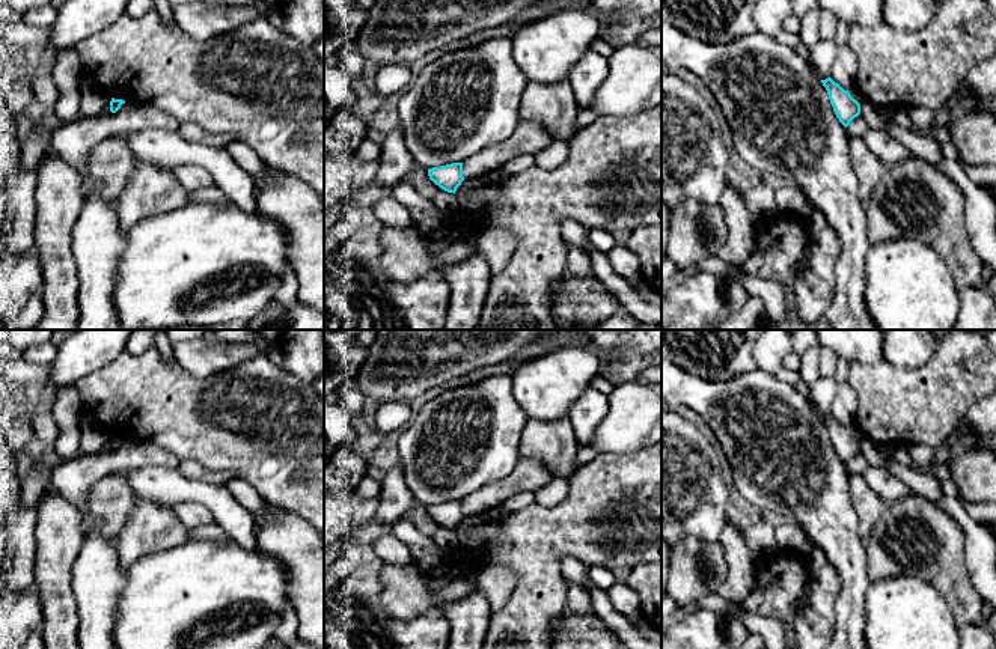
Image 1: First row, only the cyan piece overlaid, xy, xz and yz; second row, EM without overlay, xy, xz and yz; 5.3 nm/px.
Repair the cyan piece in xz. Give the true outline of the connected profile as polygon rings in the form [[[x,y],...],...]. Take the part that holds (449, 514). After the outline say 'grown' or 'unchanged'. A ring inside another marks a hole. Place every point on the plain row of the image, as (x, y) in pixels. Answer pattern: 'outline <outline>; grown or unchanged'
outline [[[452,500],[440,504],[428,506],[429,516],[448,530],[457,529],[464,518],[463,500]]]; unchanged

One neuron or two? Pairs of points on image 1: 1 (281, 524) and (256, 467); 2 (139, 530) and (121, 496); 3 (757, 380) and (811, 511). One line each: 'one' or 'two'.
1: two
2: two
3: one

